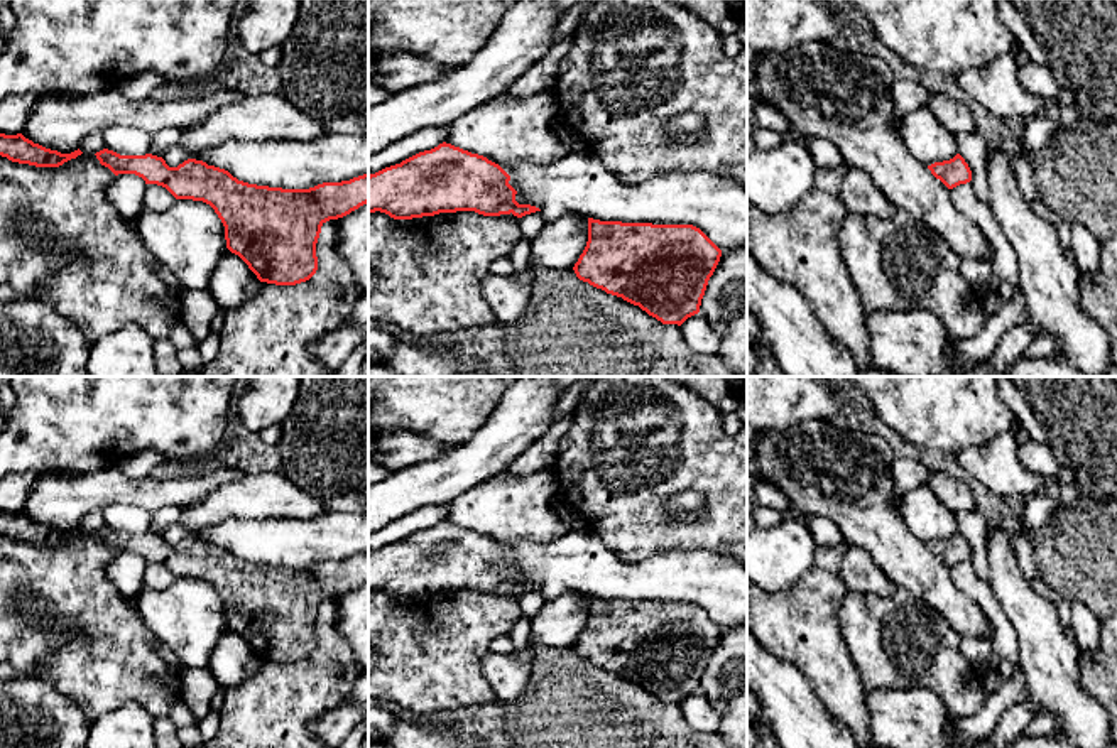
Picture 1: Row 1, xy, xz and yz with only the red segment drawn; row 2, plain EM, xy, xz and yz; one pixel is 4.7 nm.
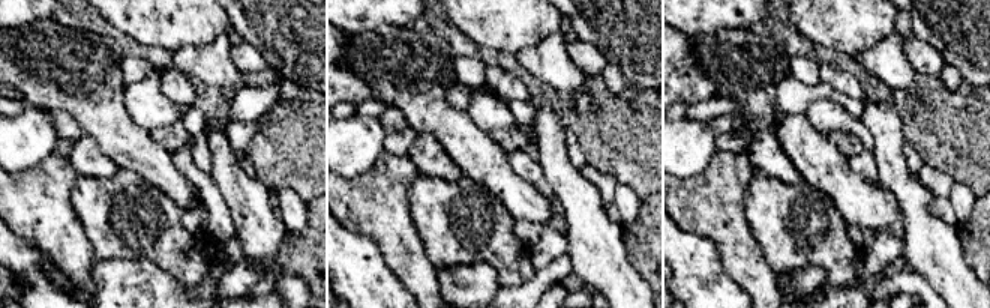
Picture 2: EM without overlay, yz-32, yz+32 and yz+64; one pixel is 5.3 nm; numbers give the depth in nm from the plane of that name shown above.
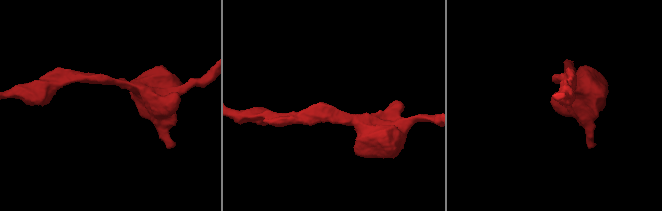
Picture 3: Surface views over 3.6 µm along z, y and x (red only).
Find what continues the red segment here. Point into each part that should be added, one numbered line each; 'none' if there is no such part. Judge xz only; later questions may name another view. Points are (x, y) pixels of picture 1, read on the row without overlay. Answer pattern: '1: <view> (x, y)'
none

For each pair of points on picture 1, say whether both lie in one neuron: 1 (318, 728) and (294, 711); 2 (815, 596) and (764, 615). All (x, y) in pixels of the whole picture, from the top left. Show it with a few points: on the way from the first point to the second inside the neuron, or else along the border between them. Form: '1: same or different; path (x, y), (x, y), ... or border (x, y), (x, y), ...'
1: different; border (345, 701), (326, 710), (308, 728)
2: same; path (803, 608), (796, 615), (776, 615)

